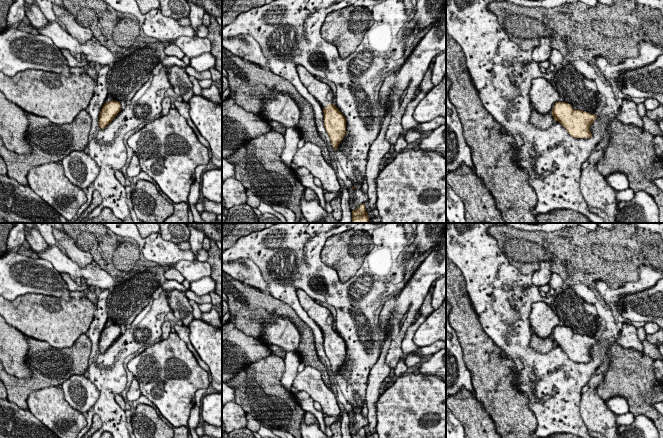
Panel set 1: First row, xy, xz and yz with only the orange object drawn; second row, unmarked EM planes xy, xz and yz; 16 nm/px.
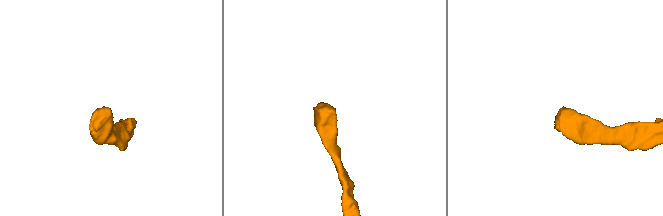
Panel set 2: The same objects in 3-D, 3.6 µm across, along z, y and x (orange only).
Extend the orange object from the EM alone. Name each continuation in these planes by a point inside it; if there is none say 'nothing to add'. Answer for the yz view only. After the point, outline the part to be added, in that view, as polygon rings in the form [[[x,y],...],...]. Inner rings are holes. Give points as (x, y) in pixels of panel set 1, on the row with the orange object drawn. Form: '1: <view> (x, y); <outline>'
1: yz (543, 96); [[[534,78],[531,82],[529,97],[533,109],[541,115],[547,115],[551,113],[560,96],[550,81],[544,78]]]

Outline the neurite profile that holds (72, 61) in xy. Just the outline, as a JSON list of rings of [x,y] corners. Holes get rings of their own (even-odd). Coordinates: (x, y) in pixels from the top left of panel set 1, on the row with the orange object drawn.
[[[61,49],[61,53],[67,59],[69,67],[85,67],[91,66],[91,64],[86,60],[85,56],[82,56],[82,60],[79,61],[77,58],[73,57],[69,50]]]

